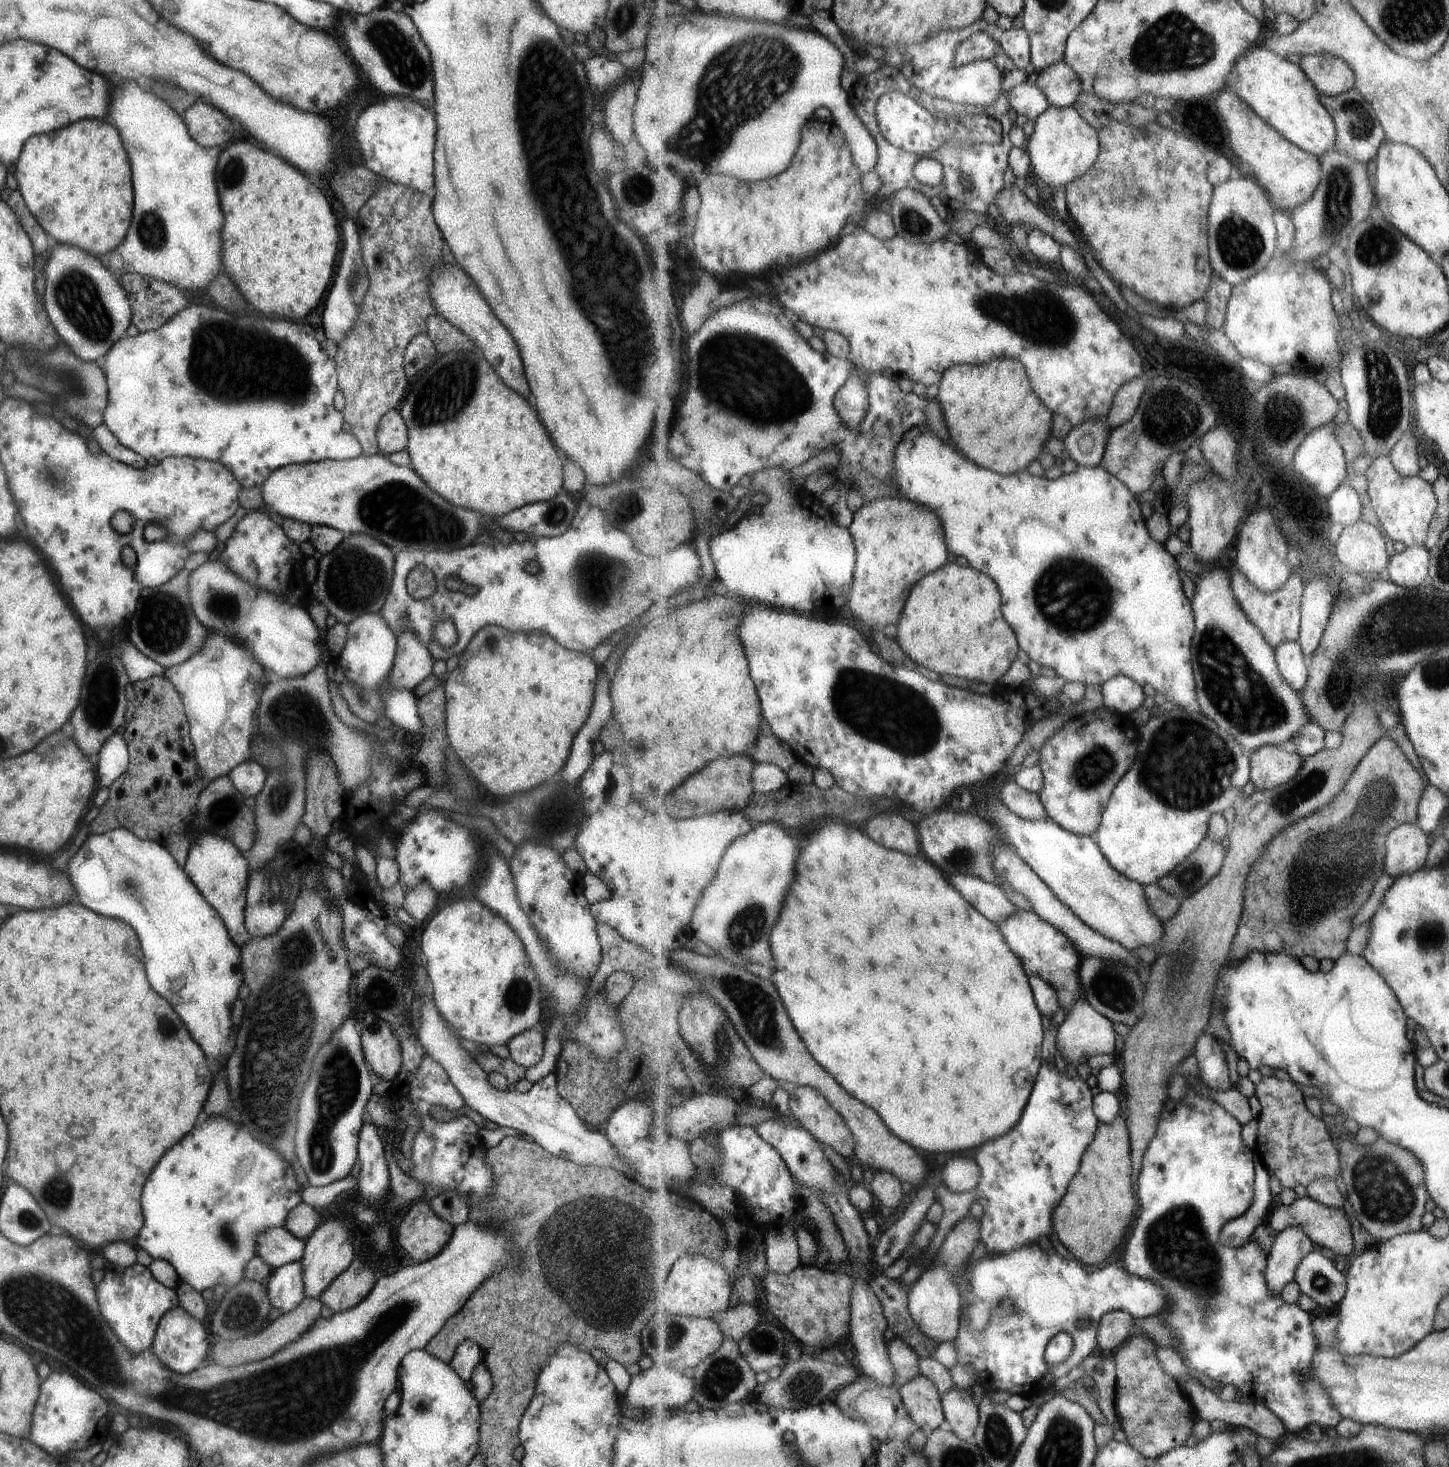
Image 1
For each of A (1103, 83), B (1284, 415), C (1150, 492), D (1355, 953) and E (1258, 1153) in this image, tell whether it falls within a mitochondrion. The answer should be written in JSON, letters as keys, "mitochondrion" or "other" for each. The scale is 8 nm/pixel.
{"A":"other","B":"mitochondrion","C":"other","D":"other","E":"other"}

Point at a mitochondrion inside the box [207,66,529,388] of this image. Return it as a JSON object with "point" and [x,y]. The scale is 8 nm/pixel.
{"point":[231,176]}

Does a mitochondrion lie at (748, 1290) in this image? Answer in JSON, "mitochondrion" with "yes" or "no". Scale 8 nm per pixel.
{"mitochondrion":"no"}

